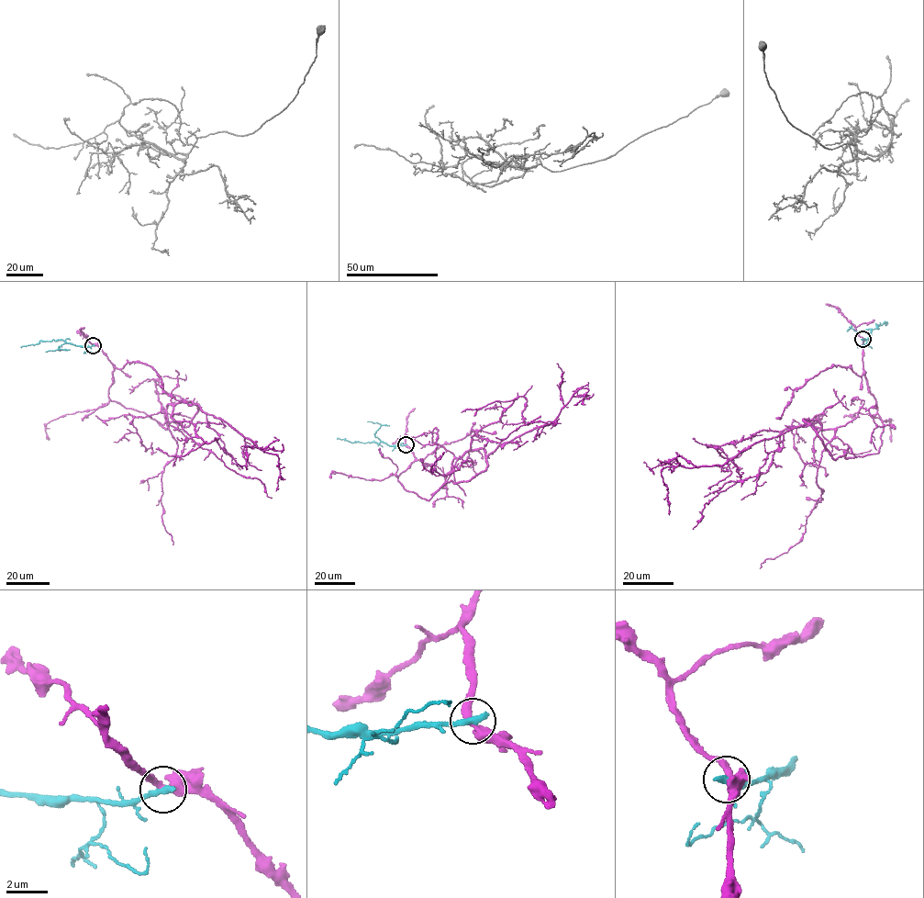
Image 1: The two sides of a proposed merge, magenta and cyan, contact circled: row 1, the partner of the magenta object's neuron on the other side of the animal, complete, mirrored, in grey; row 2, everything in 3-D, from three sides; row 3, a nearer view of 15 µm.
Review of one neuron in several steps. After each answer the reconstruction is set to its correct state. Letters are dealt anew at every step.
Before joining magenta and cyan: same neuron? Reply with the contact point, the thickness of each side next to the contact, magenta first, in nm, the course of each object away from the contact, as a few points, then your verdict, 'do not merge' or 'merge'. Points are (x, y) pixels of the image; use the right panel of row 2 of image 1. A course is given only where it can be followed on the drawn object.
at (862, 339); 400 nm thick on the magenta side, 380 nm on the other; magenta runs (862, 339), (884, 426), (878, 453), (835, 460), (803, 420), (829, 442), (823, 491), (802, 538), (760, 568); cyan runs (862, 339), (870, 338), (876, 326), (885, 321), (887, 323); do not merge

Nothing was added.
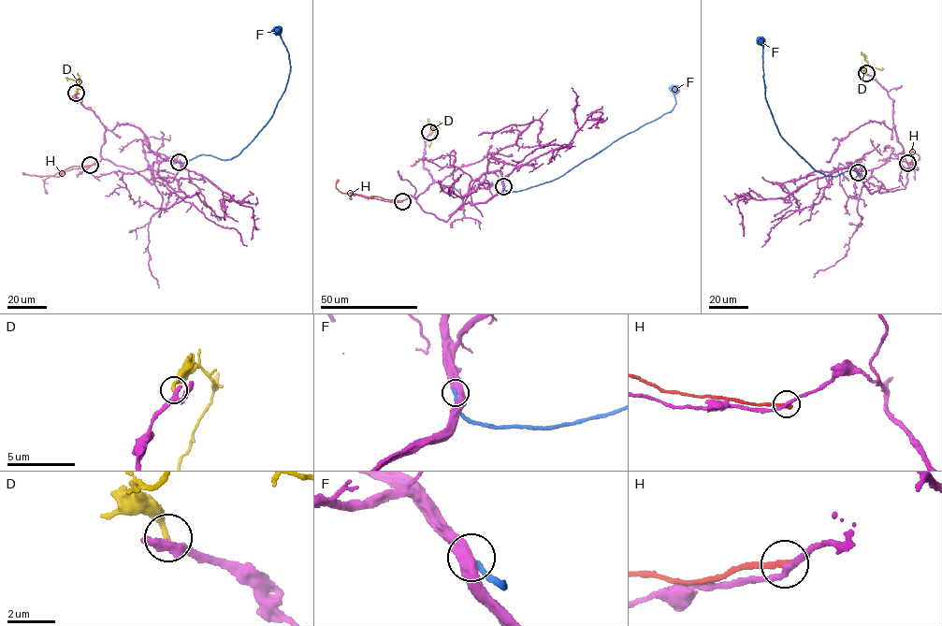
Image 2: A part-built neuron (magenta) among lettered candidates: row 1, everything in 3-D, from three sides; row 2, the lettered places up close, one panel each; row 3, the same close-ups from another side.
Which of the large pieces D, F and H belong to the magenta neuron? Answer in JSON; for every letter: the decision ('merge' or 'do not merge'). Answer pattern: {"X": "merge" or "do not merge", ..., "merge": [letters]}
{"D": "do not merge", "F": "merge", "H": "do not merge", "merge": ["F"]}

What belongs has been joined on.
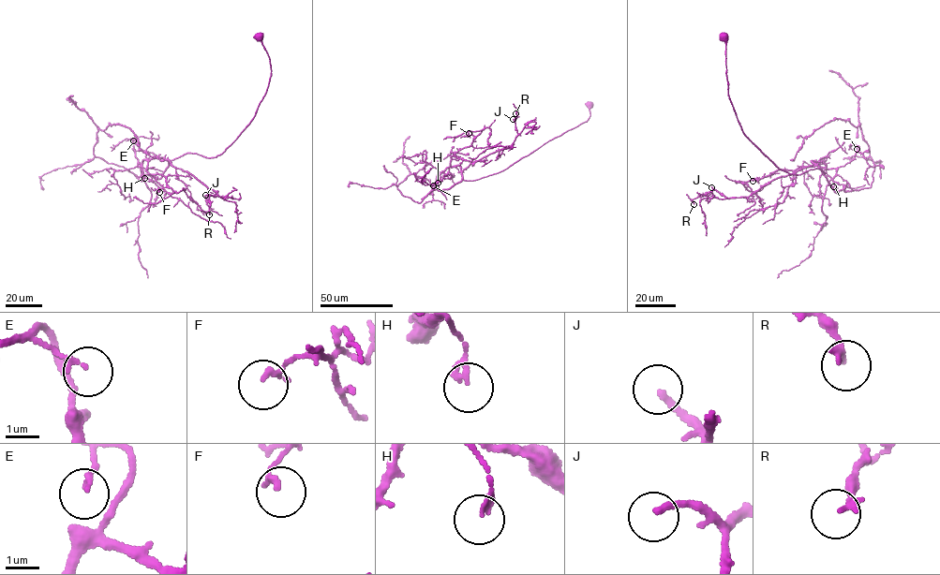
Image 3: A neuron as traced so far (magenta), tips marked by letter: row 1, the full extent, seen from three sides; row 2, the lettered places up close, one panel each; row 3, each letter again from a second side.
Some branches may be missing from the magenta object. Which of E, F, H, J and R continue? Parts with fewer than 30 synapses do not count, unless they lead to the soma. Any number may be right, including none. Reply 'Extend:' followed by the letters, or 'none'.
Extend: J

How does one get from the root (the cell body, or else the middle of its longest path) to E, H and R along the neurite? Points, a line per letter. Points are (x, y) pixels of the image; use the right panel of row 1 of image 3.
E: (724, 36), (734, 110), (774, 165), (825, 173), (812, 161), (836, 169), (857, 149)
H: (724, 36), (728, 97), (745, 136), (791, 174), (815, 168), (825, 173), (812, 161), (820, 161), (833, 186)
R: (724, 36), (728, 97), (745, 136), (789, 173), (825, 172), (804, 167), (747, 197), (712, 190), (693, 204)

